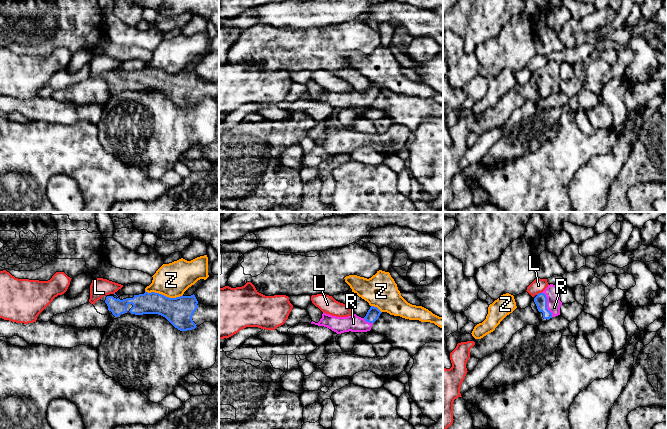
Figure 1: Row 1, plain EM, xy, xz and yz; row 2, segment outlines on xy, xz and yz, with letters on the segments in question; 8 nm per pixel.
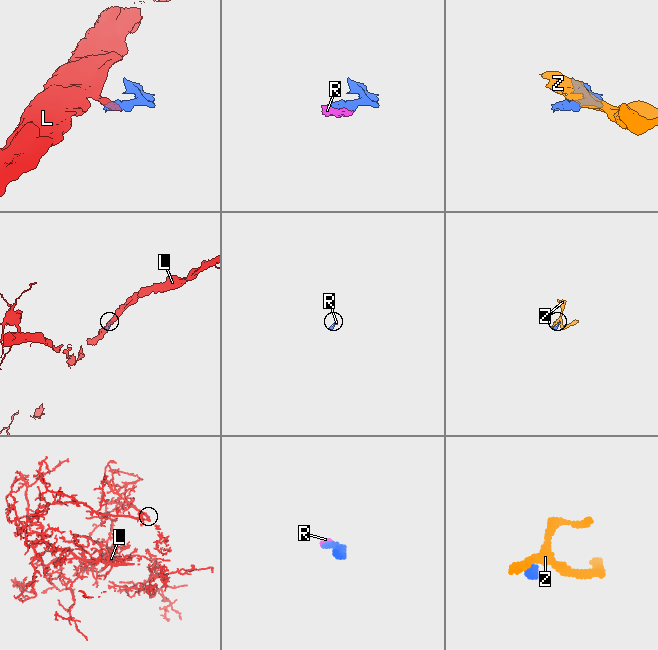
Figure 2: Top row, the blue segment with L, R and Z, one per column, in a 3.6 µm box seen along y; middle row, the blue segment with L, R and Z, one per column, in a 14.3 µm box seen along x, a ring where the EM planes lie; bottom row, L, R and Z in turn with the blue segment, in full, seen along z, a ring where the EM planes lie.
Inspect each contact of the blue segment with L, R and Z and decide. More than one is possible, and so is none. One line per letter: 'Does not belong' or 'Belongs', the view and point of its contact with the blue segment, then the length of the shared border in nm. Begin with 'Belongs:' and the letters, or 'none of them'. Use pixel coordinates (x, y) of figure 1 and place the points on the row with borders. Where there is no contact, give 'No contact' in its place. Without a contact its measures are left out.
Belongs: R
L: Does not belong. Touches blue at yz (539, 293). Shared border 50 nm
R: Belongs. Touches blue at yz (546, 304). Shared border 220 nm
Z: Does not belong. Touches blue at xy (163, 295). Shared border 300 nm

